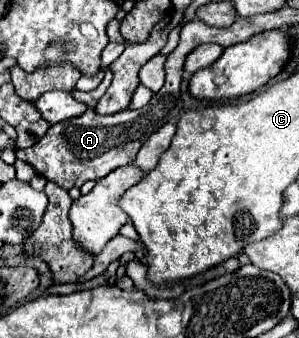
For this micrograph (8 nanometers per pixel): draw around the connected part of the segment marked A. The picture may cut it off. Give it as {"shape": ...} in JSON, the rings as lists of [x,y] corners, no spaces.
{"shape":[[[236,19],[236,23],[228,29],[218,29],[212,25],[204,25],[204,21],[190,21],[184,25],[180,33],[180,43],[178,47],[168,55],[166,61],[166,83],[164,87],[152,97],[152,101],[138,111],[126,111],[126,113],[116,113],[116,115],[104,115],[100,117],[96,111],[86,109],[80,117],[56,123],[48,129],[48,133],[32,147],[28,149],[16,149],[16,157],[34,165],[34,169],[46,177],[52,179],[56,185],[64,189],[72,187],[82,187],[88,179],[102,179],[110,171],[122,165],[130,165],[136,159],[138,149],[148,141],[156,129],[164,123],[176,123],[182,113],[182,99],[180,99],[180,81],[182,81],[182,65],[184,57],[198,45],[202,43],[218,43],[222,47],[230,47],[236,43],[242,43],[250,37],[248,23],[244,19]]]}

